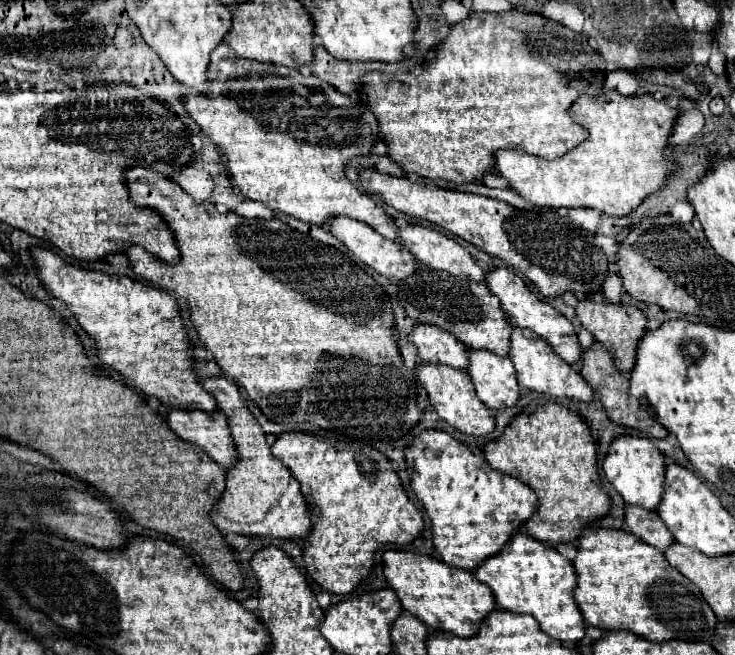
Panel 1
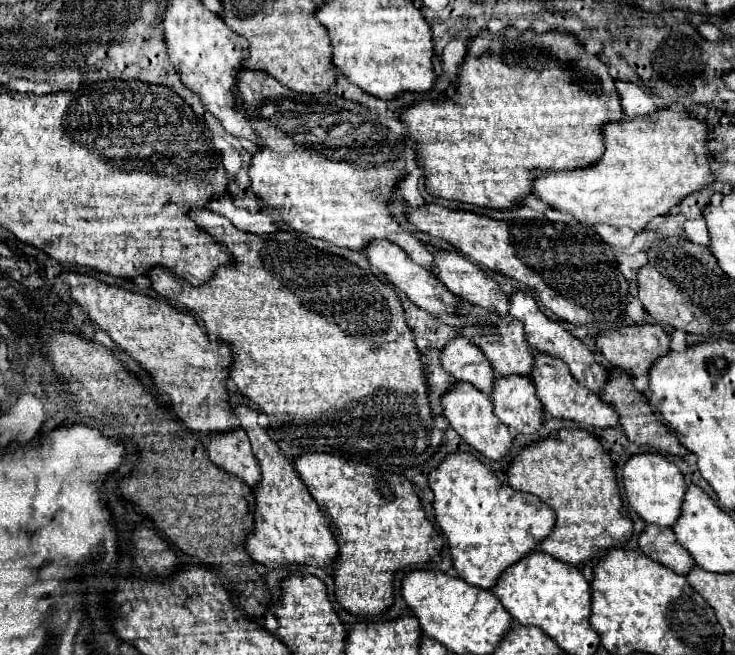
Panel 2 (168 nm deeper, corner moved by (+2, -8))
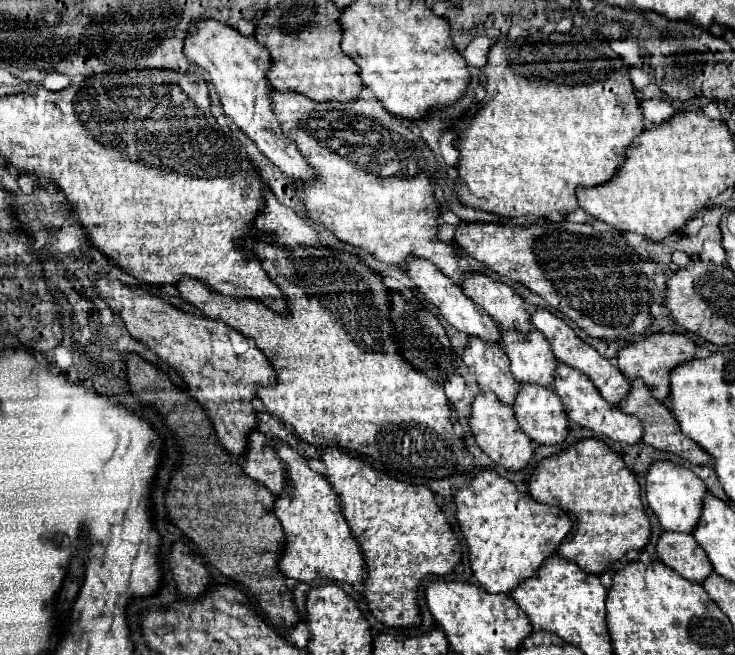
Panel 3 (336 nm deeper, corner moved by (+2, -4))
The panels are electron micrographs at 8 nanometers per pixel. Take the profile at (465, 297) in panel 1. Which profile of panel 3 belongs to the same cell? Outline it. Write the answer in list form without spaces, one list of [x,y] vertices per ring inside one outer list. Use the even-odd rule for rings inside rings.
[[[501,330],[499,344],[505,350],[511,372],[519,382],[535,382],[541,386],[553,384],[553,372],[557,358],[549,352],[549,342],[541,332],[531,330],[527,334],[517,330]]]

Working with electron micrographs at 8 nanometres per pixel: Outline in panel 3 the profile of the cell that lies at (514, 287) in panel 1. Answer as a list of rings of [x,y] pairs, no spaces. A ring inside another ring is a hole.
[[[535,308],[535,312],[531,314],[531,324],[533,324],[535,330],[539,330],[539,332],[547,338],[547,342],[549,342],[551,352],[555,354],[555,358],[557,358],[559,362],[563,362],[563,364],[569,364],[571,368],[581,370],[581,372],[595,384],[595,388],[601,392],[601,396],[603,396],[607,402],[611,402],[611,404],[617,406],[617,404],[625,398],[625,394],[627,394],[627,390],[629,390],[629,386],[631,386],[631,380],[625,378],[625,376],[619,372],[619,368],[615,366],[613,360],[603,358],[593,346],[585,344],[585,342],[575,334],[575,330],[569,328],[569,326],[563,322],[563,318],[551,314],[551,312],[545,310],[545,308]]]

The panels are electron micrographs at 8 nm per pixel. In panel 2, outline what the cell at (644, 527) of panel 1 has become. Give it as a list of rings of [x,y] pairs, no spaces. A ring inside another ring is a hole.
[[[647,524],[643,534],[639,536],[641,552],[653,558],[659,564],[665,564],[673,572],[685,576],[695,566],[695,560],[689,558],[689,552],[677,542],[675,532],[671,528],[659,528],[655,524]]]

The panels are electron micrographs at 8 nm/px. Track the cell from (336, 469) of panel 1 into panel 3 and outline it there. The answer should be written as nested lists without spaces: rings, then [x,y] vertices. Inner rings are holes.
[[[327,450],[321,456],[325,464],[325,478],[341,498],[341,512],[353,532],[353,538],[361,544],[365,558],[367,578],[363,582],[363,598],[371,614],[395,628],[417,626],[417,588],[427,574],[445,576],[453,572],[453,566],[461,560],[461,546],[435,504],[433,492],[421,484],[405,484],[385,472],[375,470],[367,462]]]

